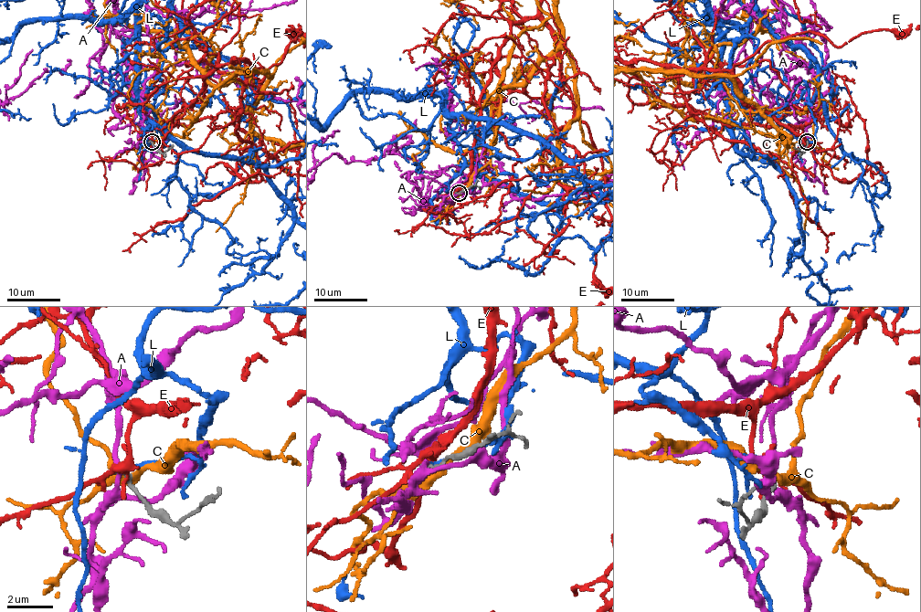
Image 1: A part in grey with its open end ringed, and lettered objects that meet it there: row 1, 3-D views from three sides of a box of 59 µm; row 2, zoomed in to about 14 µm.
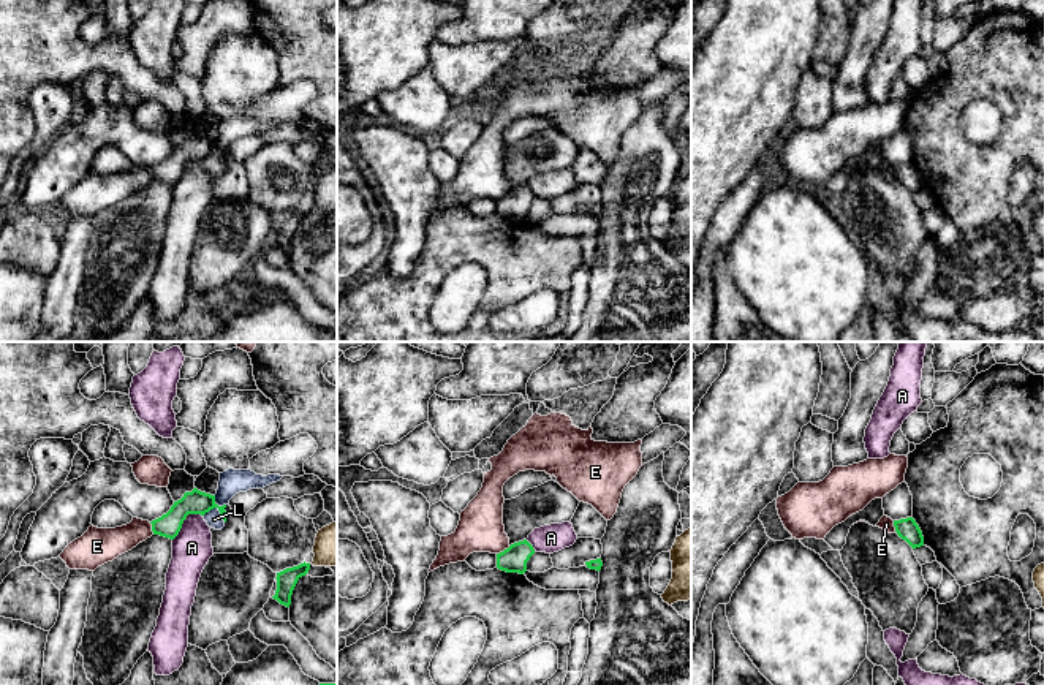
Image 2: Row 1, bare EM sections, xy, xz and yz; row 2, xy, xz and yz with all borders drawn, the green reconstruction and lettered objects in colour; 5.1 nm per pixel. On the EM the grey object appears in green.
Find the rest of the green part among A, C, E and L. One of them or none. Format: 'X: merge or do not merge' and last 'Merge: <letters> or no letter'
A: do not merge
C: do not merge
E: do not merge
L: do not merge
Merge: no letter

